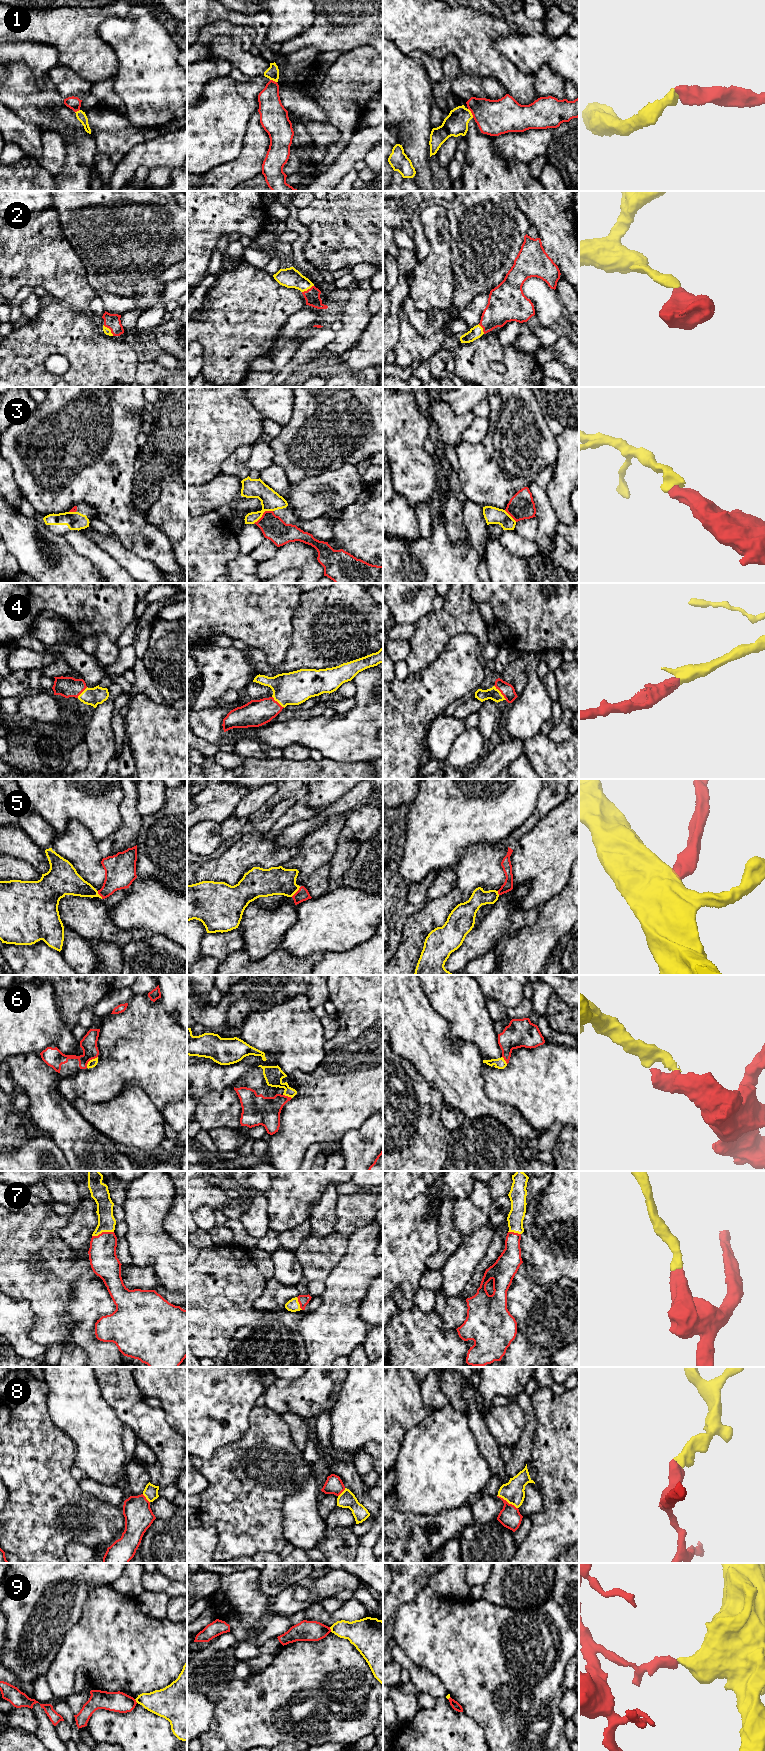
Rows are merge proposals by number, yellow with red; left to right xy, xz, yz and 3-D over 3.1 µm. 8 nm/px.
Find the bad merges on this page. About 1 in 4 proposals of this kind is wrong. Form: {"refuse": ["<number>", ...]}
{"refuse": ["9"]}

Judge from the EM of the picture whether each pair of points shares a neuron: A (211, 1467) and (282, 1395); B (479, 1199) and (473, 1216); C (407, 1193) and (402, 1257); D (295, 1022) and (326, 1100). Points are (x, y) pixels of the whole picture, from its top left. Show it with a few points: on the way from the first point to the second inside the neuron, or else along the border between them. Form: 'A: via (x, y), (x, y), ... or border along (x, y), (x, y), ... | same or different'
A: border along (265, 1405), (281, 1415) | different
B: via (477, 1203), (473, 1212) | same
C: via (399, 1207), (401, 1214), (401, 1240) | same
D: border along (325, 1049), (314, 1070), (291, 1074) | different

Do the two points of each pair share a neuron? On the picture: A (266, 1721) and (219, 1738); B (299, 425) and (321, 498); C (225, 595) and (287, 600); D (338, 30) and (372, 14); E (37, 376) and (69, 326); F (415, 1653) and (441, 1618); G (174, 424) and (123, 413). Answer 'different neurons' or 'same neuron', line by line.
A: same neuron
B: different neurons
C: same neuron
D: same neuron
E: same neuron
F: same neuron
G: different neurons

